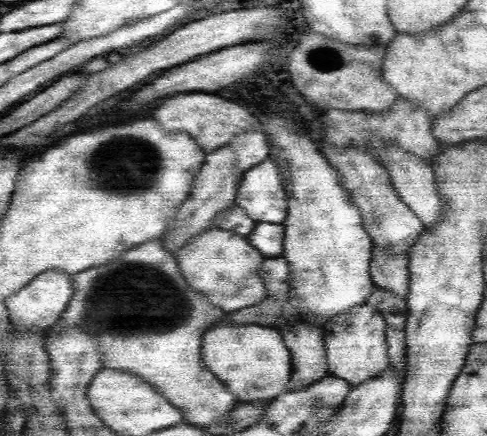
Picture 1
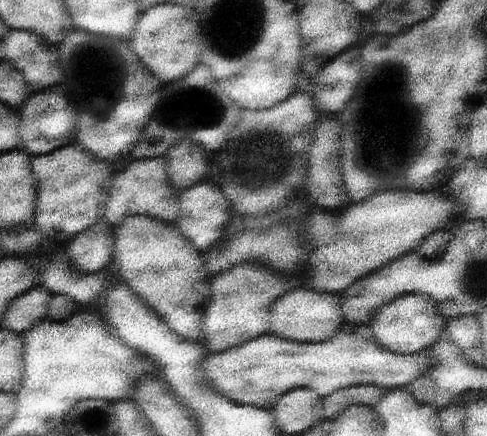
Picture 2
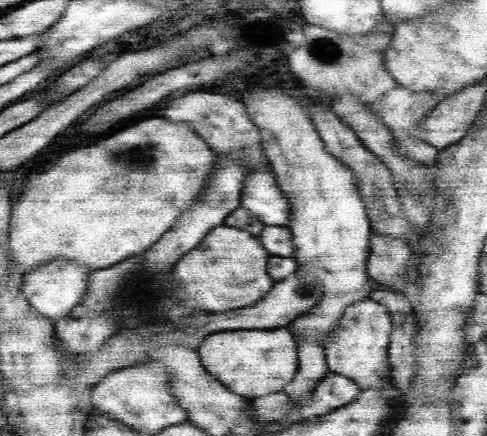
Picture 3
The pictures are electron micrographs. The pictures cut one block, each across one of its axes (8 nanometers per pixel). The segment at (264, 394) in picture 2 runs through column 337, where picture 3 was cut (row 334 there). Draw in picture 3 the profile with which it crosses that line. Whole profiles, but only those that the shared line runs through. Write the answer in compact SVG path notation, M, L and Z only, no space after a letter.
M360 300L348 306L338 320L338 326L330 332L330 344L326 348L326 360L330 372L342 374L360 390L368 390L374 386L390 386L392 380L392 366L388 358L390 350L390 334L392 334L392 316L386 304L376 304L372 300Z

